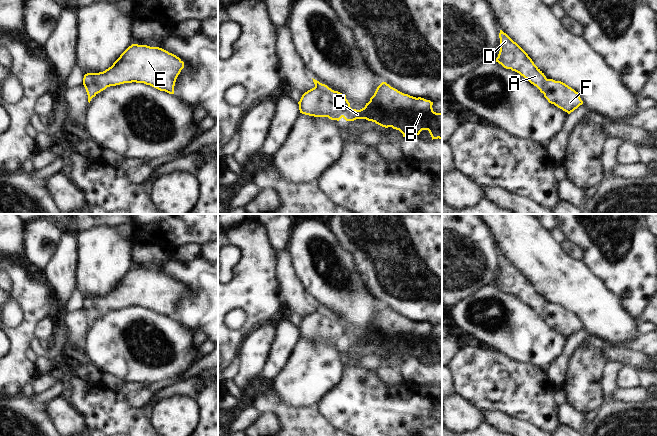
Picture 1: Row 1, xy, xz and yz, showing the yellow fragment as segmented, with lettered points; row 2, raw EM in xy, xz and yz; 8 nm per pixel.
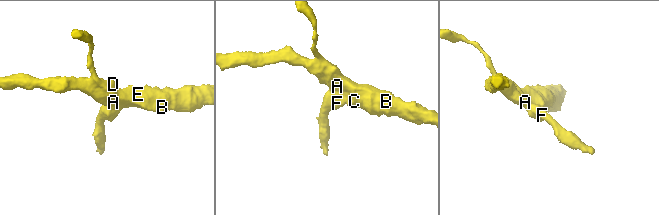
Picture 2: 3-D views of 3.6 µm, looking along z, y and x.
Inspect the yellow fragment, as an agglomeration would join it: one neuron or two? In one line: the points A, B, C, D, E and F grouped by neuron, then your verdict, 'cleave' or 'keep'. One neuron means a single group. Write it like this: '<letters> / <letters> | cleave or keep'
A B C D E F | keep

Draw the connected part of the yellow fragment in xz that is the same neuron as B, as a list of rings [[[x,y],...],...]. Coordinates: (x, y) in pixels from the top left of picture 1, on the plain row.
[[[315,303],[313,306],[315,311],[305,316],[298,326],[302,338],[337,345],[342,341],[346,345],[366,343],[399,354],[403,361],[428,354],[432,364],[442,363],[442,337],[433,335],[430,324],[404,318],[382,306],[365,331],[356,334],[350,331],[346,319]]]

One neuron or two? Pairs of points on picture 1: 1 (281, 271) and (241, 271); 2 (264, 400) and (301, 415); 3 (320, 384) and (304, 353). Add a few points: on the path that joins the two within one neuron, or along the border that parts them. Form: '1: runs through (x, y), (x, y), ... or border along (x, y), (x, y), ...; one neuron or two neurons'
1: border along (274, 250), (274, 275), (278, 285), (278, 294); two neurons
2: runs through (273, 404), (284, 414), (292, 415); one neuron
3: runs through (312, 376), (312, 364), (310, 361); one neuron

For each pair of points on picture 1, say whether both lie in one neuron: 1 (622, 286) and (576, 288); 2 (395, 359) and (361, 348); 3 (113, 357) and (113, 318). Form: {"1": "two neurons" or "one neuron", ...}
{"1": "two neurons", "2": "one neuron", "3": "one neuron"}

